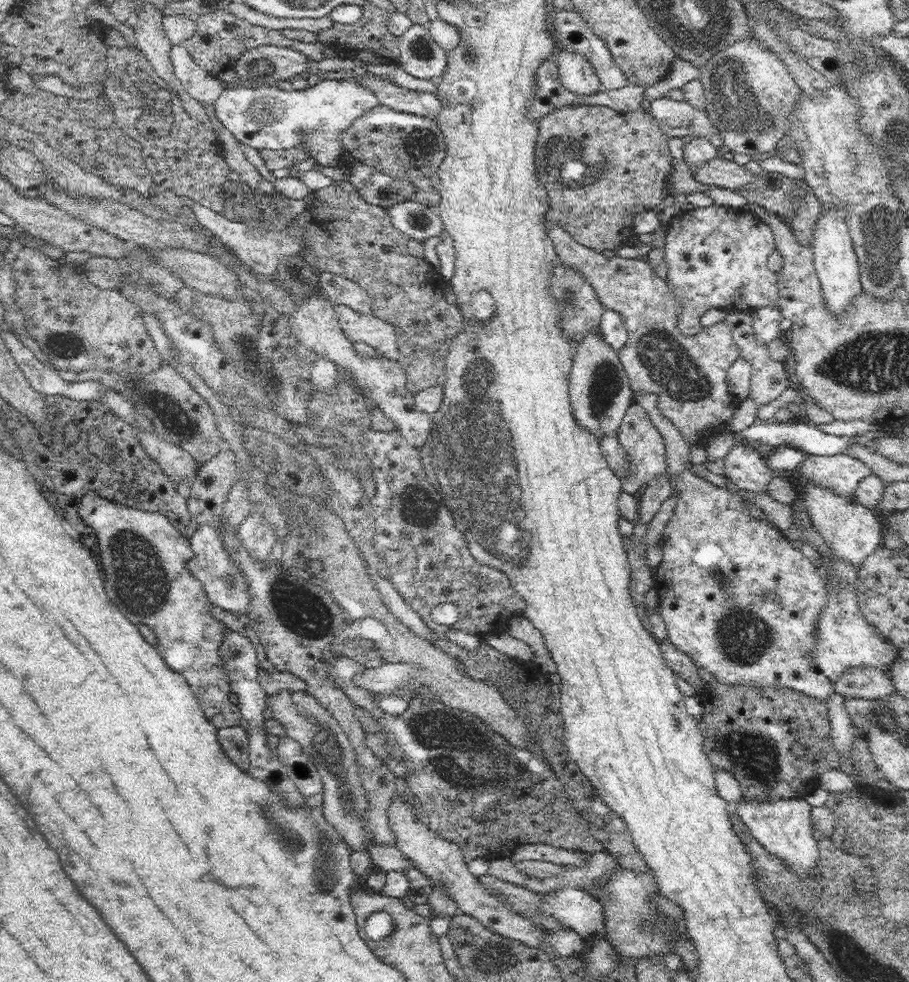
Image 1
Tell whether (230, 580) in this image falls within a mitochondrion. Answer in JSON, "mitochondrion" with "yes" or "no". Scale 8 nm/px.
{"mitochondrion":"yes"}

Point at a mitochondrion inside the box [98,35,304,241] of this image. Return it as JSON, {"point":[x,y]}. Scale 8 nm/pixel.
{"point":[260,70]}

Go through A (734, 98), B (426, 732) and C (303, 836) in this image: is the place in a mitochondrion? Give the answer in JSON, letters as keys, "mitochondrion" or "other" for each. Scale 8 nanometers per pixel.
{"A":"mitochondrion","B":"mitochondrion","C":"mitochondrion"}

